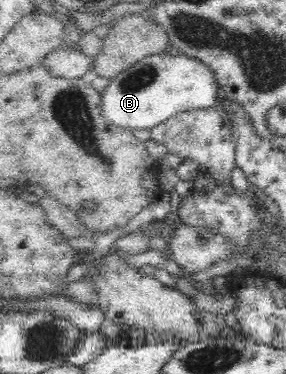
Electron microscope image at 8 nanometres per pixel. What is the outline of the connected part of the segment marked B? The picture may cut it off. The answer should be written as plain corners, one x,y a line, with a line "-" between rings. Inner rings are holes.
167,53
153,54
131,66
120,76
112,78
110,86
103,92
104,116
118,126
129,126
134,129
152,129
153,126
168,118
188,112
189,110
211,109
223,98
222,86
216,79
216,70
198,58
178,53
177,56

